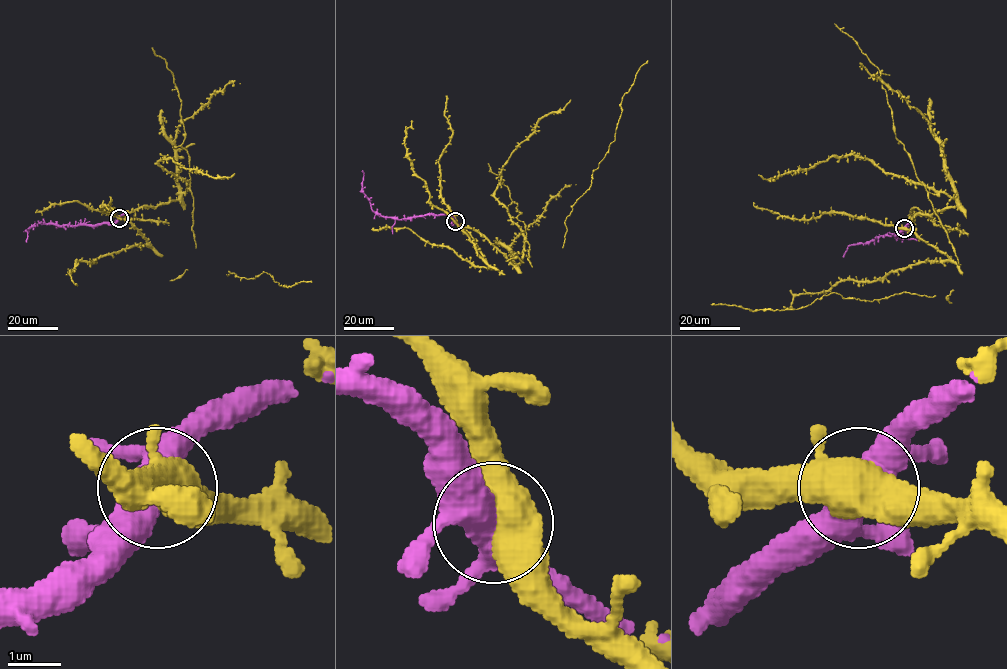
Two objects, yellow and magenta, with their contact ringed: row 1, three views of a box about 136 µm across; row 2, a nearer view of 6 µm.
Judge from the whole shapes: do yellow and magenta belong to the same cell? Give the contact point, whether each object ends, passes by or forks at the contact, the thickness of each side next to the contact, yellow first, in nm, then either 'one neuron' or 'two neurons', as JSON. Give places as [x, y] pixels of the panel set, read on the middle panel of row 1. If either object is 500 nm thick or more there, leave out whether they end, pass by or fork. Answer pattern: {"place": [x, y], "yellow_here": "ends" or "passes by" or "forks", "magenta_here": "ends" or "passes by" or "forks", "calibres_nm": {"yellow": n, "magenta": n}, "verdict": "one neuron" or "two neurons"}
{"place": [455, 221], "yellow_here": "forks", "magenta_here": "forks", "calibres_nm": {"yellow": 480, "magenta": 440}, "verdict": "one neuron"}

